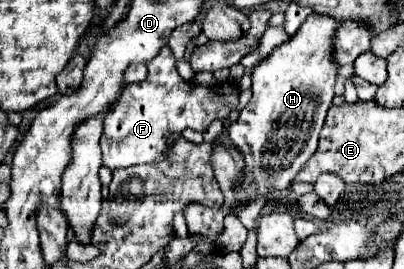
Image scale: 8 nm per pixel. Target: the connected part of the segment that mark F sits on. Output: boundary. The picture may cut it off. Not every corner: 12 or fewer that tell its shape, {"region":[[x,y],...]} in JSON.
{"region":[[164,45],[106,115],[102,165],[152,163],[170,133],[236,109],[232,79],[182,81]]}

